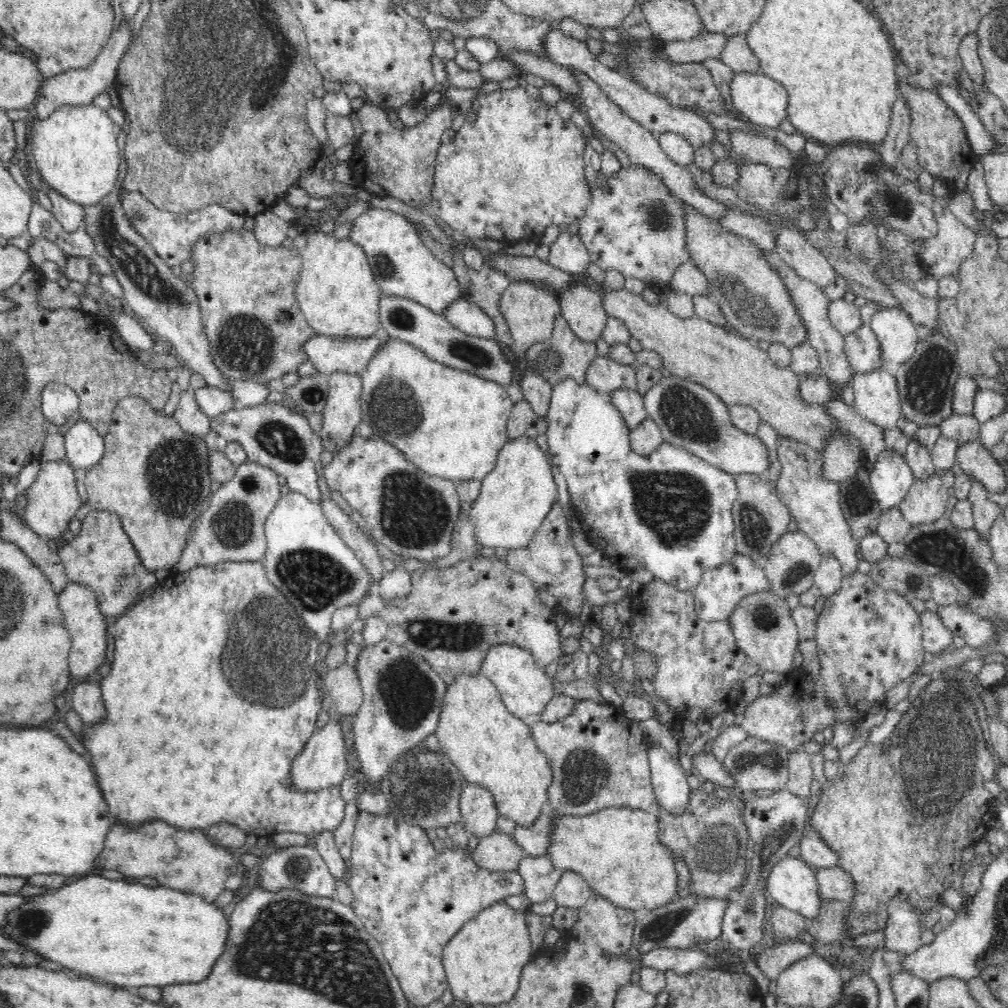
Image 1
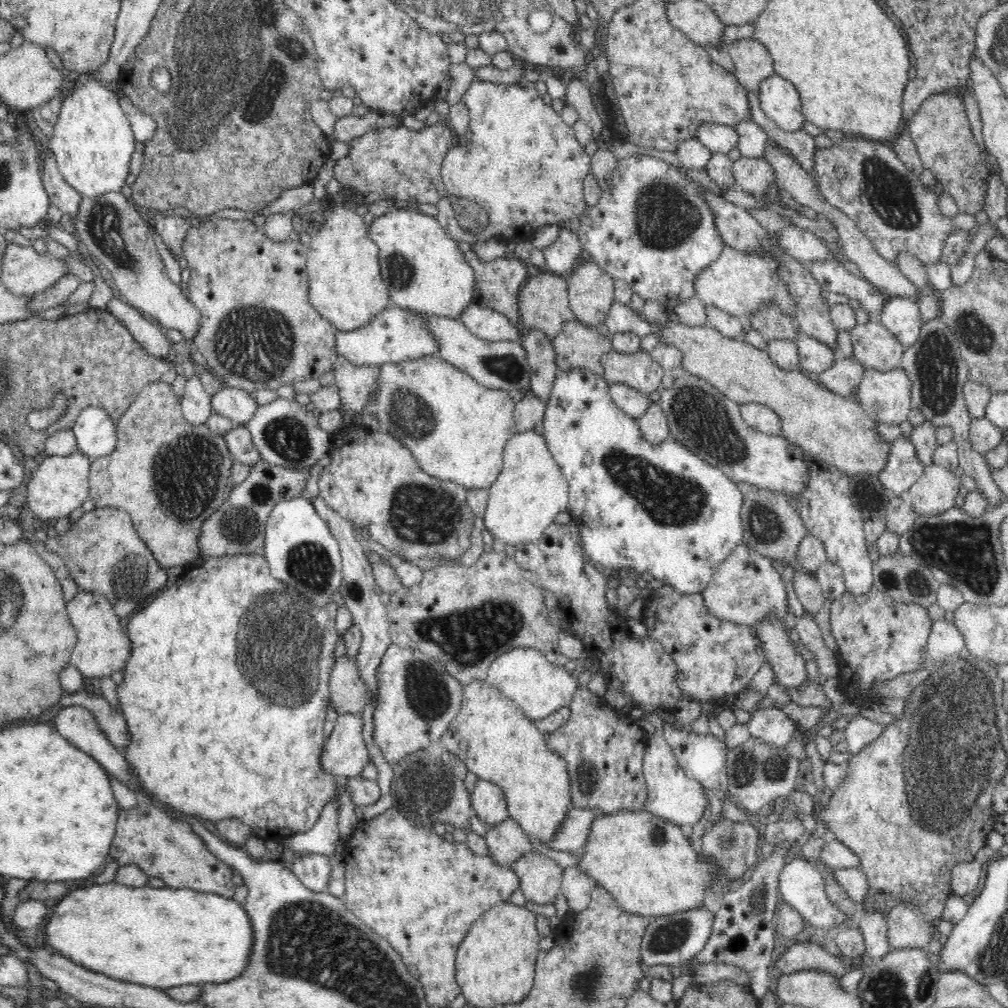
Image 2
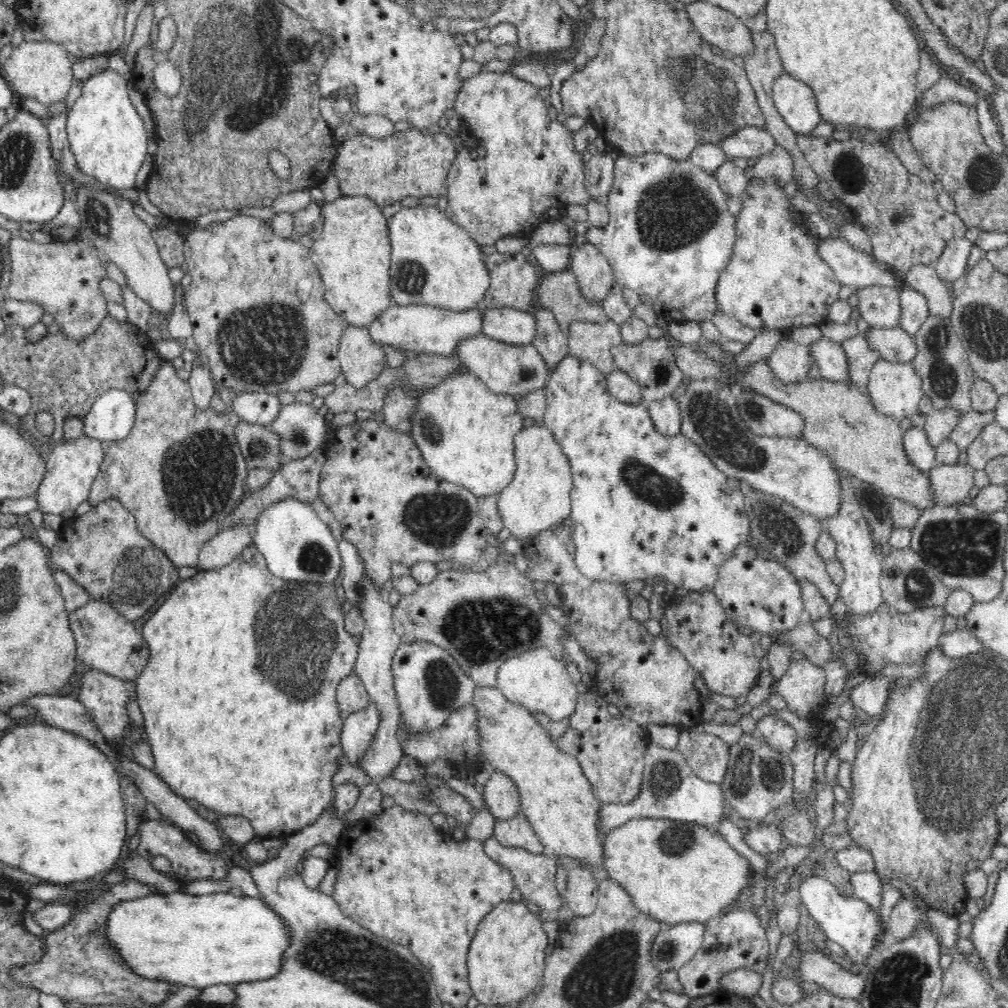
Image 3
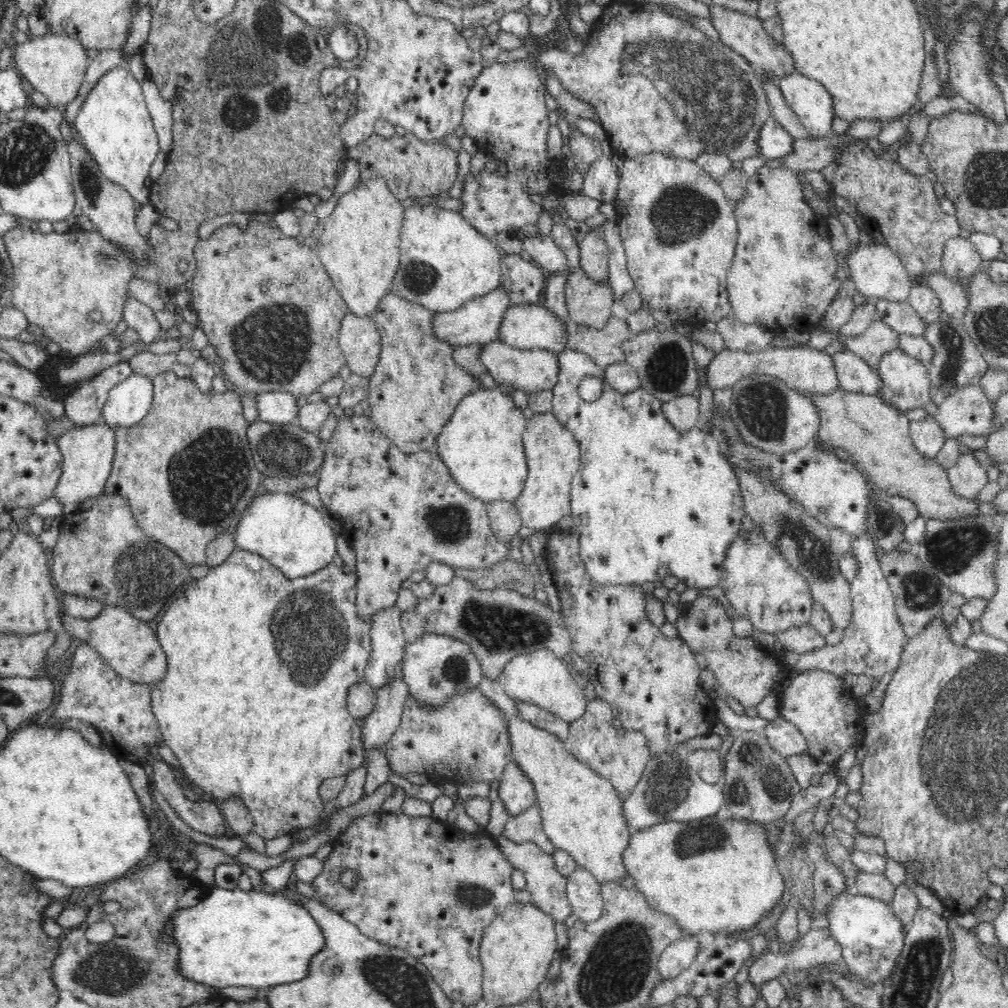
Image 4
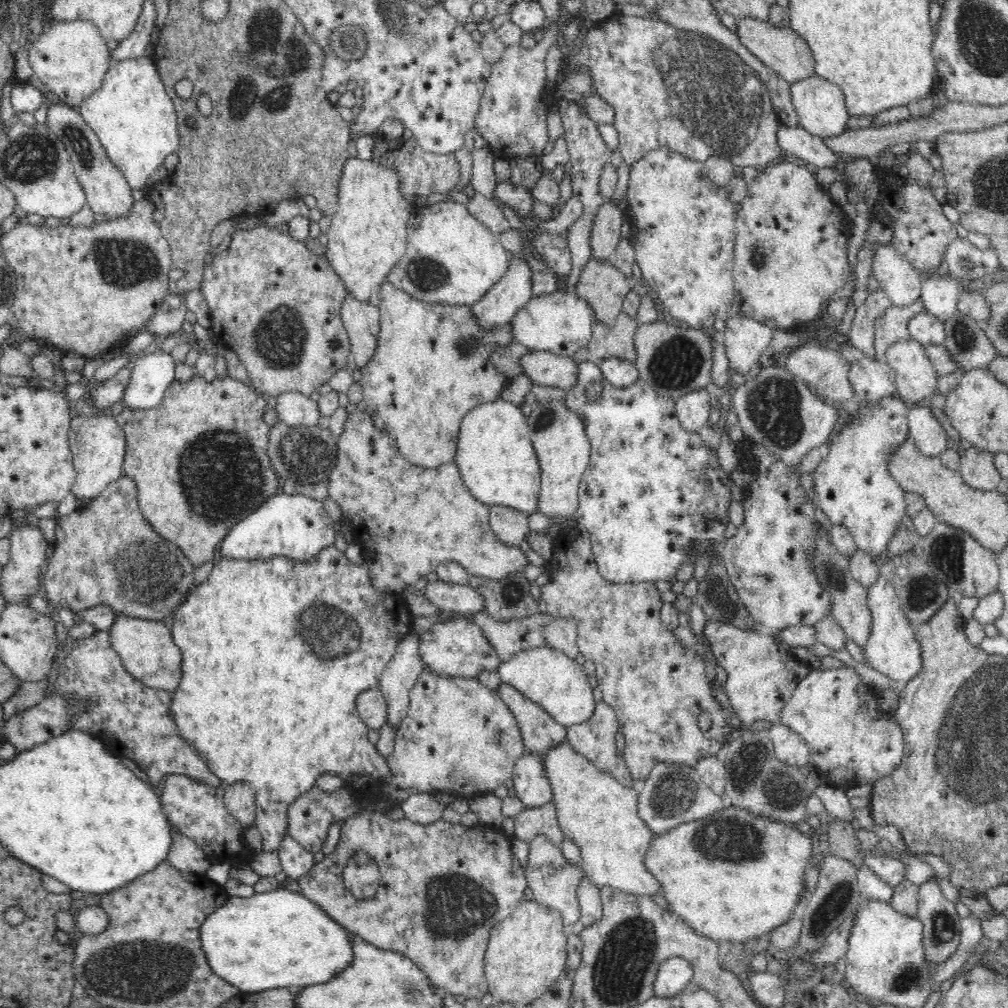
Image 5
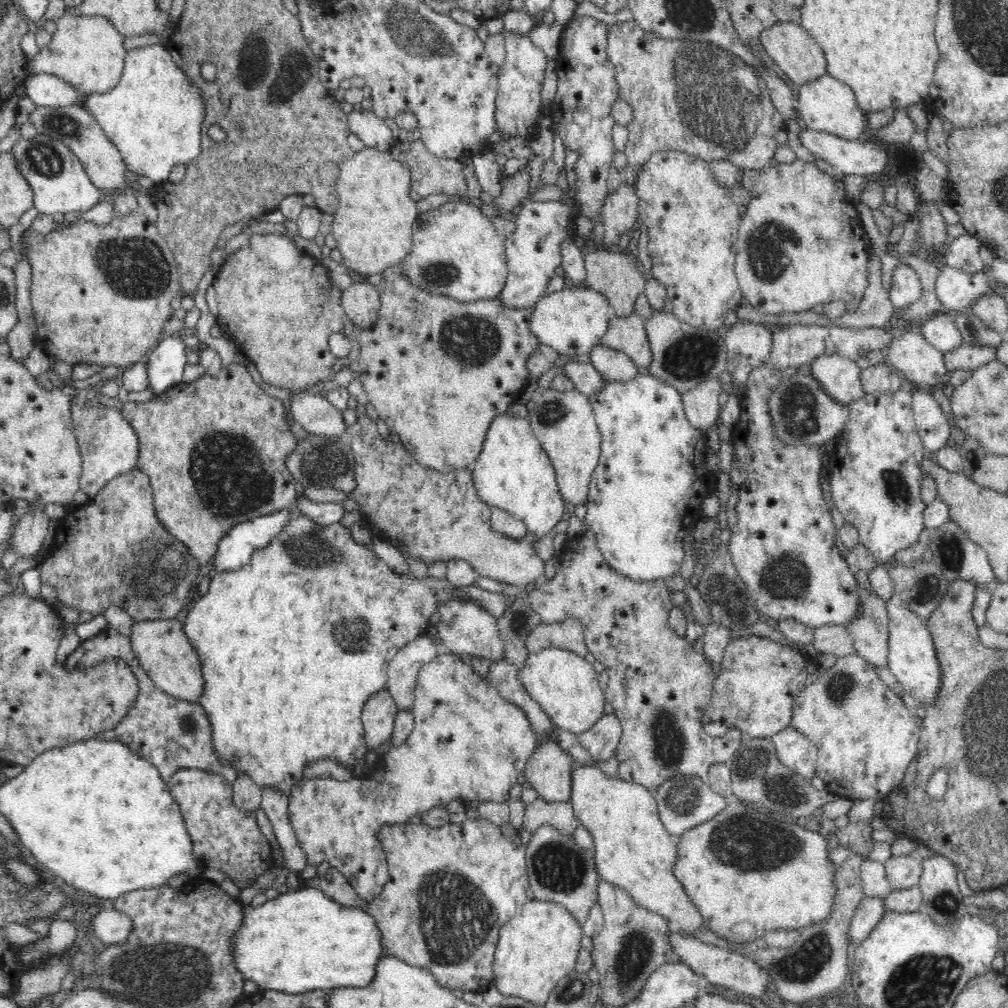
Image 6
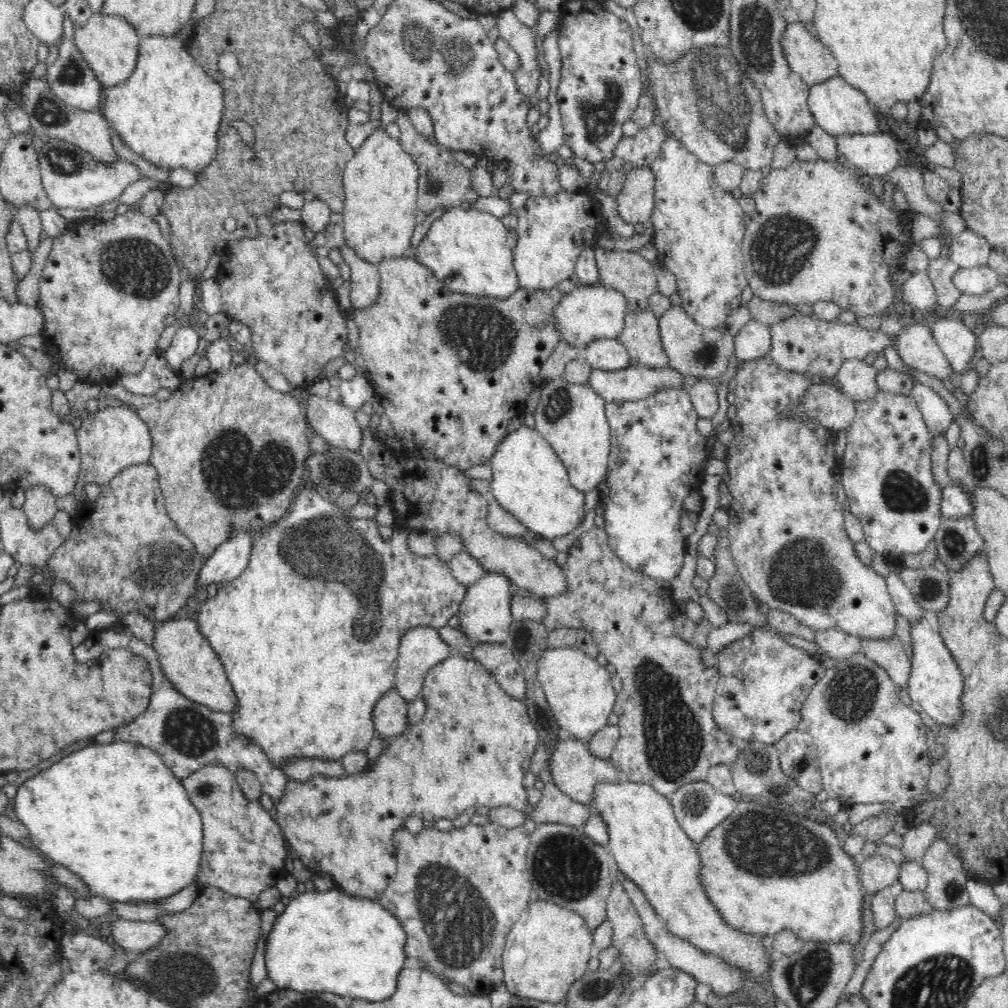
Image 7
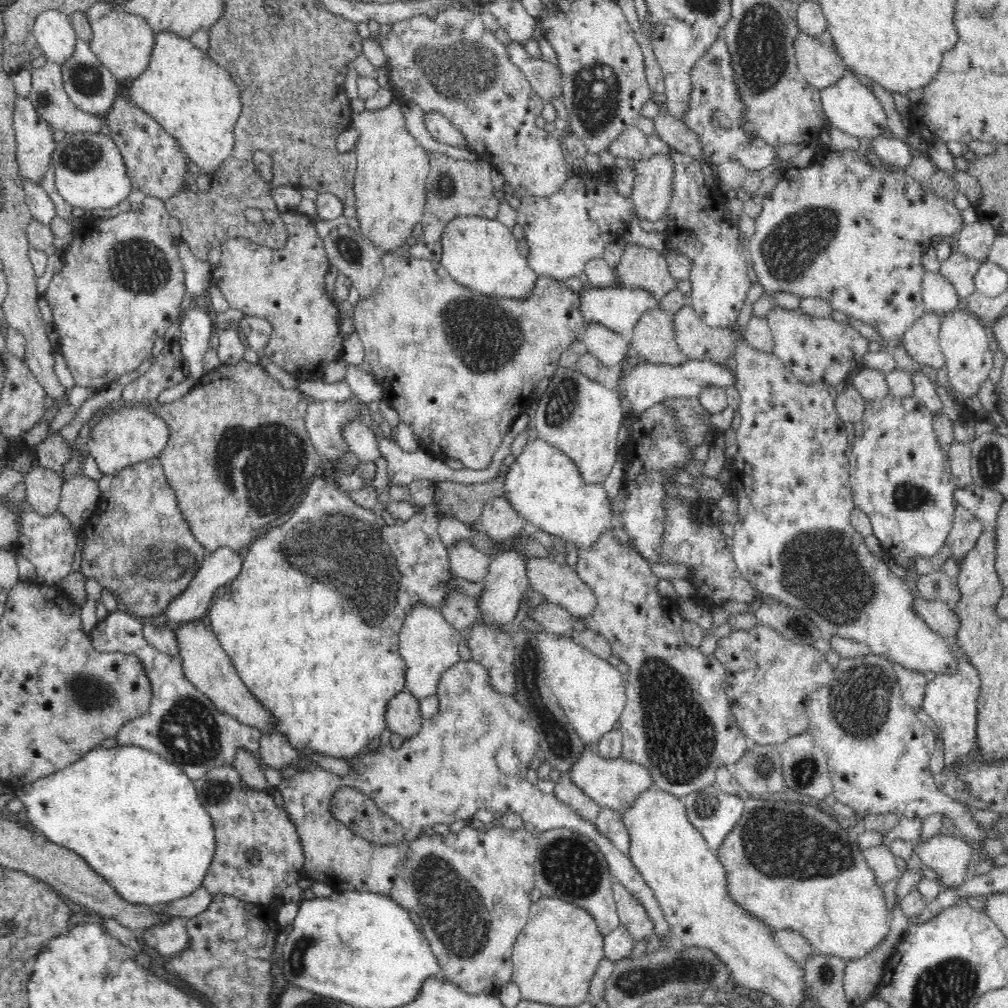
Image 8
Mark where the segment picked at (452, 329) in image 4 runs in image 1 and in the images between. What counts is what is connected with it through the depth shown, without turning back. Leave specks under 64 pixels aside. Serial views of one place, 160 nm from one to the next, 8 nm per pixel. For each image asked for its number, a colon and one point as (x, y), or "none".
1: (351, 355)
2: (395, 334)
3: (415, 329)

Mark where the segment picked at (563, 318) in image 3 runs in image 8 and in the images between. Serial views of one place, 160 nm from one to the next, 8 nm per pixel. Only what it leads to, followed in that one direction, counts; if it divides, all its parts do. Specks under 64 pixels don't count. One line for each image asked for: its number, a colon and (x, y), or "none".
4: (589, 302)
5: (603, 285)
6: (619, 277)
7: (631, 274)
8: (639, 266)

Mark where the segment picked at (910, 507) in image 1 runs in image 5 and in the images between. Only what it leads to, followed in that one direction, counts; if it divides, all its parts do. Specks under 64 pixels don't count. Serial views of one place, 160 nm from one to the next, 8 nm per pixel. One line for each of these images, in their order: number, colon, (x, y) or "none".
2: (936, 491)
3: (950, 484)
4: (968, 477)
5: (977, 468)

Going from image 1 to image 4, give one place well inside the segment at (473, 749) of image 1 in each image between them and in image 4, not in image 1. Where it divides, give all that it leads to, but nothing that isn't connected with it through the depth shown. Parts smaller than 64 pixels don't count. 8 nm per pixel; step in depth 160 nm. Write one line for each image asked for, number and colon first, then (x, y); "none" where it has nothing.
2: (496, 741)
3: (555, 796)
4: (581, 812)

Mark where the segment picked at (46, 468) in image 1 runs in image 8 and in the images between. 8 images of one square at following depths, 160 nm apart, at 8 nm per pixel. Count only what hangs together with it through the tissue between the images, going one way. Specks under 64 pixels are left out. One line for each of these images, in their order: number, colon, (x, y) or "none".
2: (59, 485)
3: (71, 467)
4: (87, 452)
5: (98, 451)
6: (111, 447)
7: (118, 438)
8: (127, 436)

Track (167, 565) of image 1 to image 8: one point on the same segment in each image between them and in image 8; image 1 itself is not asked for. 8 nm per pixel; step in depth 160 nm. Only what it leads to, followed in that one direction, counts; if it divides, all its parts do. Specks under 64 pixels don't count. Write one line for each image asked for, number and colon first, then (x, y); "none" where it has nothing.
2: (169, 476)
3: (176, 456)
4: (187, 470)
5: (208, 432)
6: (215, 449)
7: (229, 450)
8: (238, 417)

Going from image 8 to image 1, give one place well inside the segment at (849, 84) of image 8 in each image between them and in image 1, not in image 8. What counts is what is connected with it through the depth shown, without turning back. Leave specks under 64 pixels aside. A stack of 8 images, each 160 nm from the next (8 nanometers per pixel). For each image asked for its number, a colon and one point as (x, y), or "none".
1: (761, 100)
2: (779, 99)
3: (796, 102)
4: (809, 99)
5: (820, 106)
6: (828, 105)
7: (839, 108)

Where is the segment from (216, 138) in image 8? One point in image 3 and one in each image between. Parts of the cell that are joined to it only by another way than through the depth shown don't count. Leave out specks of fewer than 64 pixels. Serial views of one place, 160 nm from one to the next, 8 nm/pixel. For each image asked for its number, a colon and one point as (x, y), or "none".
3: (106, 136)
4: (113, 122)
5: (134, 118)
6: (154, 114)
7: (169, 110)

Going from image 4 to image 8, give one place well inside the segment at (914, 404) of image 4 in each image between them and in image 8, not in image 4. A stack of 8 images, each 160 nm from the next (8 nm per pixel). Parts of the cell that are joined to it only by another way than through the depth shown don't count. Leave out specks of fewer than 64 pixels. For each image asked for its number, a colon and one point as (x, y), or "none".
5: (916, 380)
6: (923, 364)
7: (916, 346)
8: (921, 340)

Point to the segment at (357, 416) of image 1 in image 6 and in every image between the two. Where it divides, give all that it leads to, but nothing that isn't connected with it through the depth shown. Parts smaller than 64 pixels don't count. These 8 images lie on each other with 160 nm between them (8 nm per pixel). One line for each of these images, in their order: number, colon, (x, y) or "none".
2: (355, 382)
3: (361, 360)
4: (359, 339)
5: (361, 319)
6: (361, 302)

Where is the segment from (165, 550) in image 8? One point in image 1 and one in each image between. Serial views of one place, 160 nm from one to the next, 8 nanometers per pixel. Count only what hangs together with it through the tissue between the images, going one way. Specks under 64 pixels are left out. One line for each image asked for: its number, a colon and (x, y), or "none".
1: (101, 555)
2: (104, 554)
3: (102, 550)
4: (102, 553)
5: (106, 553)
6: (112, 550)
7: (124, 550)

